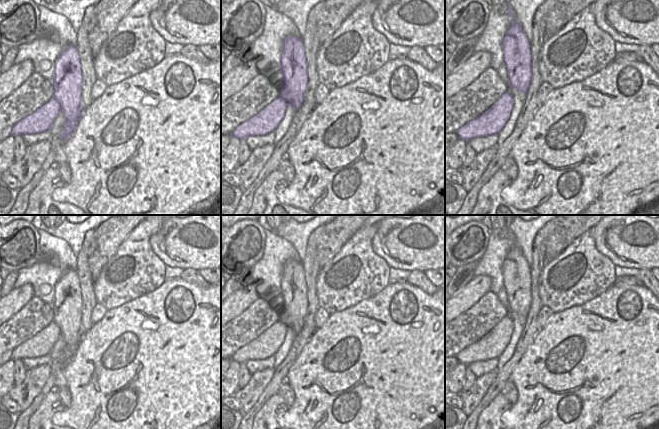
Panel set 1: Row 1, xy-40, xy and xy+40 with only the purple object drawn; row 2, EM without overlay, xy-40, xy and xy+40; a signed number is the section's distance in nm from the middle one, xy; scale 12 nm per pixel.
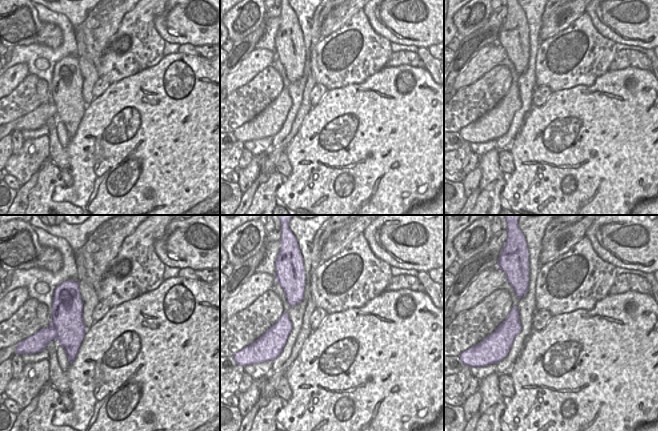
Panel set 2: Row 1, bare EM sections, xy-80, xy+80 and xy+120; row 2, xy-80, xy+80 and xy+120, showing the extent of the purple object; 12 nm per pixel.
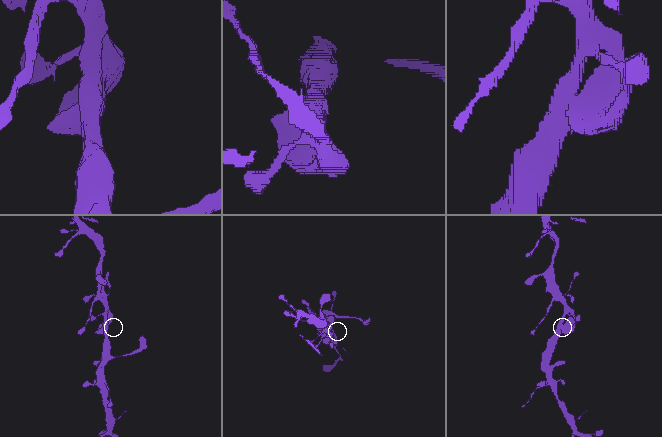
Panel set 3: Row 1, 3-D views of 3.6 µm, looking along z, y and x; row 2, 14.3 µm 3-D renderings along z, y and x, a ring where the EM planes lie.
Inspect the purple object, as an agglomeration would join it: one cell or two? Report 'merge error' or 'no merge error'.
no merge error

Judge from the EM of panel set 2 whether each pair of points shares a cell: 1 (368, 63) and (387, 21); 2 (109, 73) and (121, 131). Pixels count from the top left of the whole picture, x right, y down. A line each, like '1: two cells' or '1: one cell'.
1: two cells
2: two cells

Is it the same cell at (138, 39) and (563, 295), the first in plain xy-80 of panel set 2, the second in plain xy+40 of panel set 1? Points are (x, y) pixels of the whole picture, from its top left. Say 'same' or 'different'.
same

